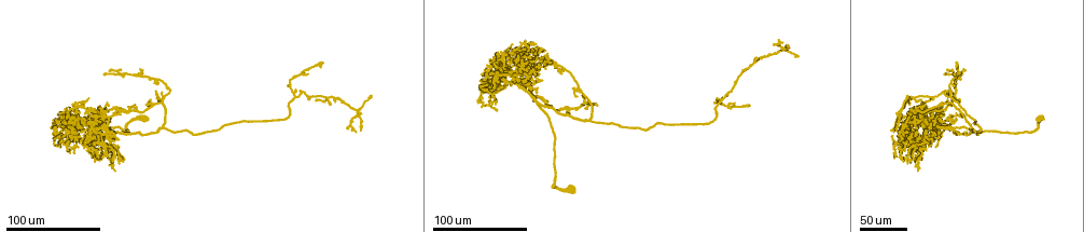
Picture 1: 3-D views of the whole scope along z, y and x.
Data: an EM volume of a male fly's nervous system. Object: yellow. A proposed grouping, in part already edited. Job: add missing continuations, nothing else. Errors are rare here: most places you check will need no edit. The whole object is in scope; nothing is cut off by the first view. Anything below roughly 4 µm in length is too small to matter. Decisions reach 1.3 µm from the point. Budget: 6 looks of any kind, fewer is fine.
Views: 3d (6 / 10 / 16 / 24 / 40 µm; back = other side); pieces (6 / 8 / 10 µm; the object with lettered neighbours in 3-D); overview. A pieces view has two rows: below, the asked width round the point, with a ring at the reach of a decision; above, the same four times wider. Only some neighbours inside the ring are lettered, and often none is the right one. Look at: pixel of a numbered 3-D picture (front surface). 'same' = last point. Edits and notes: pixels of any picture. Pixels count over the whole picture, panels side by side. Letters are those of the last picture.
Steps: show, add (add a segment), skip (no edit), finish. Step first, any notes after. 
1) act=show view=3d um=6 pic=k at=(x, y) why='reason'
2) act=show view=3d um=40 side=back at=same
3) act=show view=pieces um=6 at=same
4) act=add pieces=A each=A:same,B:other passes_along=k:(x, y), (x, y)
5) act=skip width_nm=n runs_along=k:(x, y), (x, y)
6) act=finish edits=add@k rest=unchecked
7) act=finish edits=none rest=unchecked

act=show view=3d um=40 pic=1 at=(735, 104)

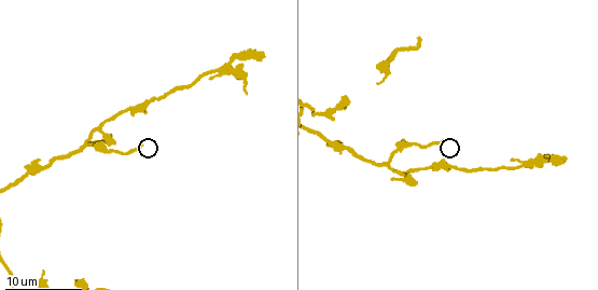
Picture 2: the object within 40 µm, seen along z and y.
act=show view=pieces um=6 pic=2 at=(444, 140)

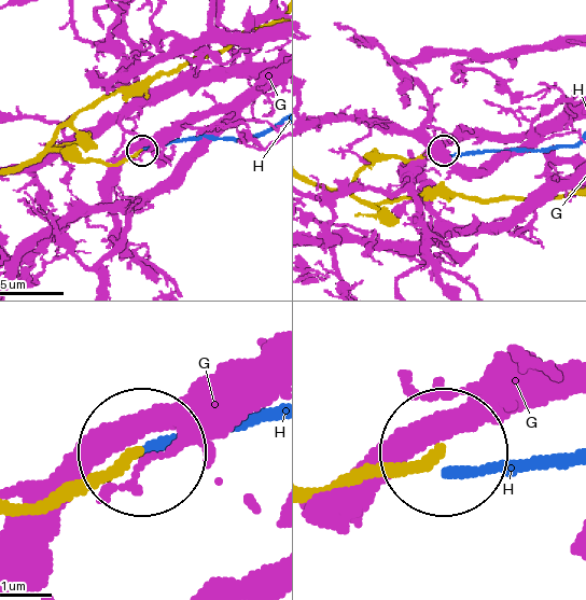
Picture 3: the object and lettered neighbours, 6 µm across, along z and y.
act=skip each=G:other,H:other found='none of them fits'

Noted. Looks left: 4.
act=show view=3d um=40 pic=1 at=(102, 76) why='long arm stops here'

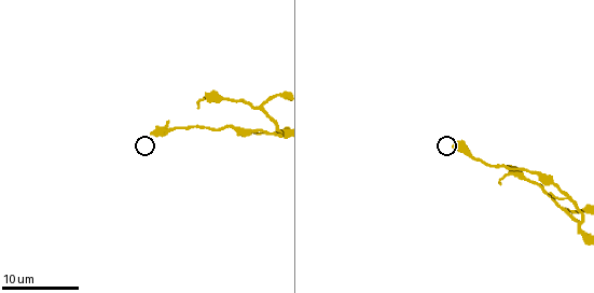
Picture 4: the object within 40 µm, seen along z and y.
act=show view=pieces um=8 pic=4 at=(151, 135)

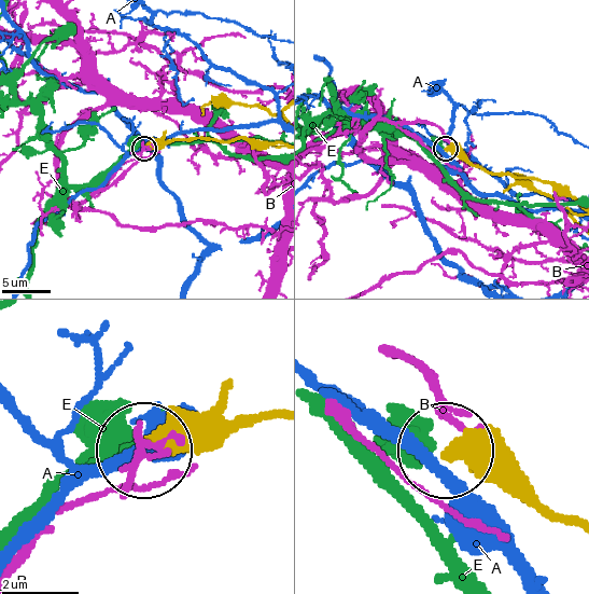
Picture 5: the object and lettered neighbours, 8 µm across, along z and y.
act=skip width_nm=460 each=A:other,B:other,E:other runs_along=5:(574, 527), (451, 453) found='no lettered segment goes on from it'

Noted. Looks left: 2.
act=show view=3d um=40 pic=1 at=(105, 111) why='free end'

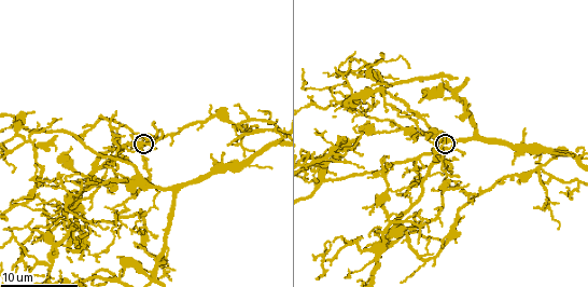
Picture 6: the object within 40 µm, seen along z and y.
act=show view=pieces um=6 pic=6 at=(162, 129) why='see the neighbours'

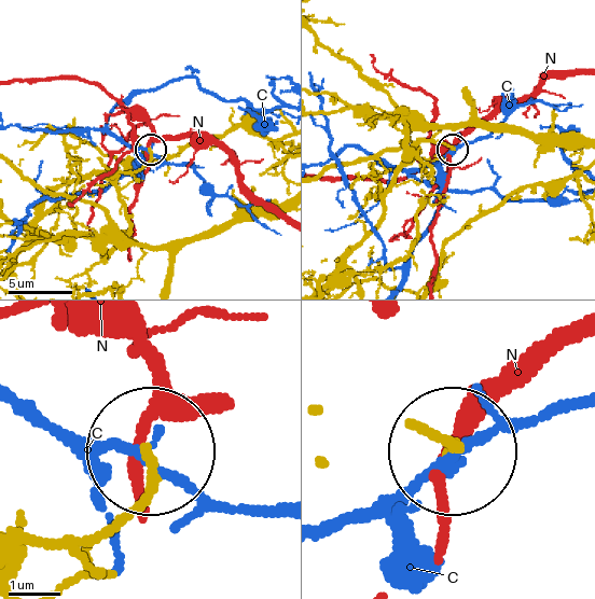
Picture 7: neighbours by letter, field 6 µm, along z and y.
act=skip each=C:other,N:other found='none of them fits'

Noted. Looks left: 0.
act=finish edits=none rest=unchecked

